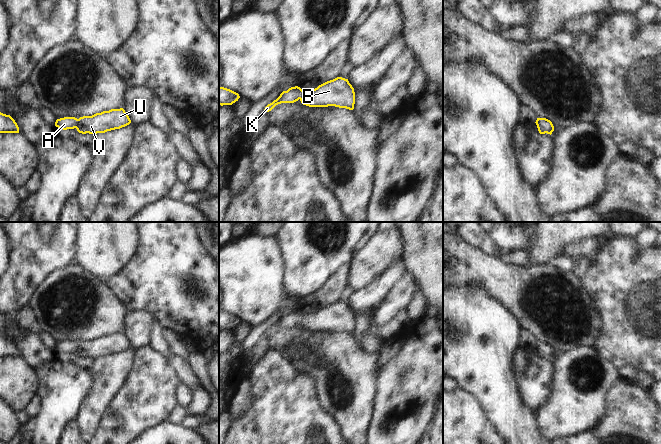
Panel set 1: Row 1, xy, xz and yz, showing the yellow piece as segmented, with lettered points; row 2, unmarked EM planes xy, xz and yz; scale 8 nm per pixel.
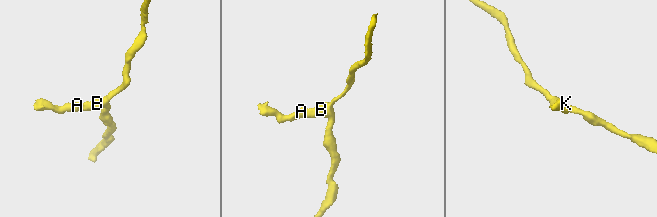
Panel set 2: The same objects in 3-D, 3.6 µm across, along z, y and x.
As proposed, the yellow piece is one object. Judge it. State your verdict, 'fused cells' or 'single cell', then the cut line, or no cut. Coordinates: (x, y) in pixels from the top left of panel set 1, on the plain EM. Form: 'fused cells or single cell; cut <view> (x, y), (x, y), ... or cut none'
single cell; cut none

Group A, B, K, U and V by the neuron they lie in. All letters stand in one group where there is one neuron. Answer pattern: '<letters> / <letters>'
A B K U V

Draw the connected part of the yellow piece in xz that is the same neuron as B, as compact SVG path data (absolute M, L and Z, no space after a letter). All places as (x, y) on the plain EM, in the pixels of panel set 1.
M337 301L319 309L315 313L302 314L295 310L283 315L272 327L268 328L264 335L271 335L281 327L294 327L300 324L303 329L309 331L328 331L354 333L355 316L348 303Z

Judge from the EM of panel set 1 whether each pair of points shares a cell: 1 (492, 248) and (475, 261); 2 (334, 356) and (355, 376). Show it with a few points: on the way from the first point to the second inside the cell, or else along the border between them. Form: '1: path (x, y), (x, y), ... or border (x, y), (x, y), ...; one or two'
1: border (465, 240), (483, 252), (501, 258); two
2: path (339, 361), (350, 372); one

